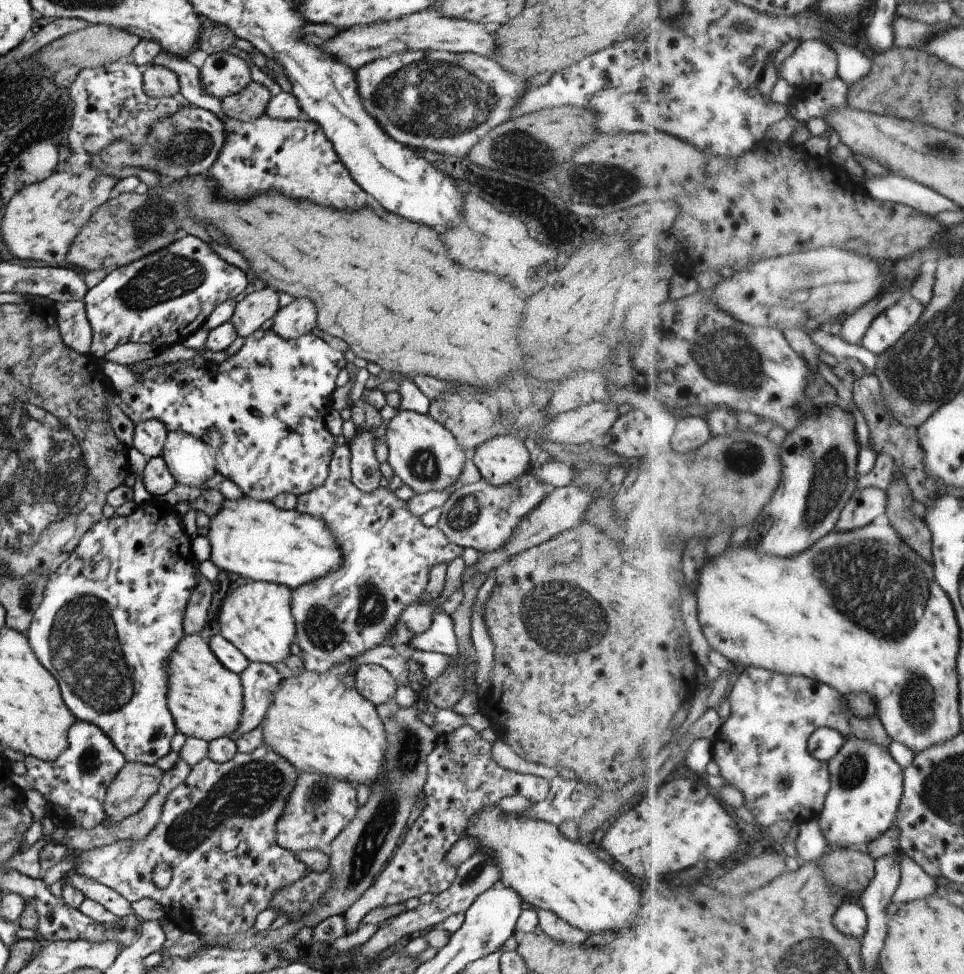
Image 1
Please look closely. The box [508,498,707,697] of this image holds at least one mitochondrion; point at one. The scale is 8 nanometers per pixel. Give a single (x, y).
(556, 615)

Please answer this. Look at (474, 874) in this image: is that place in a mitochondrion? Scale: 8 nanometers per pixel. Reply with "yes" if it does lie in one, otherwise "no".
yes

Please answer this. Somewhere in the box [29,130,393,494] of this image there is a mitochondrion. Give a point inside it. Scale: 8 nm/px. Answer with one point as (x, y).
(175, 276)

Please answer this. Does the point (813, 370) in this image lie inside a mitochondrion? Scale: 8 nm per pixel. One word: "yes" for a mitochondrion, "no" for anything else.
no

